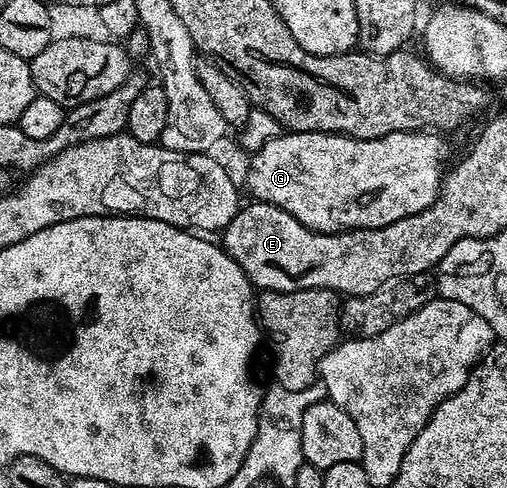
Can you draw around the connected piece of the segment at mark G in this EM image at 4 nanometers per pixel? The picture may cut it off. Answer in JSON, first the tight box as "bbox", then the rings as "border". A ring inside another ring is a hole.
{"bbox":[245,130,446,234],"border":[[[409,130],[408,132],[396,132],[383,138],[373,138],[372,140],[360,140],[359,138],[349,138],[346,134],[315,134],[314,132],[283,132],[276,140],[268,140],[264,148],[253,151],[250,167],[248,168],[245,189],[250,189],[250,198],[259,202],[276,204],[284,208],[300,224],[312,228],[316,232],[325,234],[339,234],[341,230],[383,230],[388,224],[396,224],[396,220],[407,218],[413,214],[424,212],[438,198],[438,192],[442,188],[444,181],[444,169],[442,170],[441,162],[446,158],[446,146],[441,142],[439,135],[434,132],[419,132]]]}

